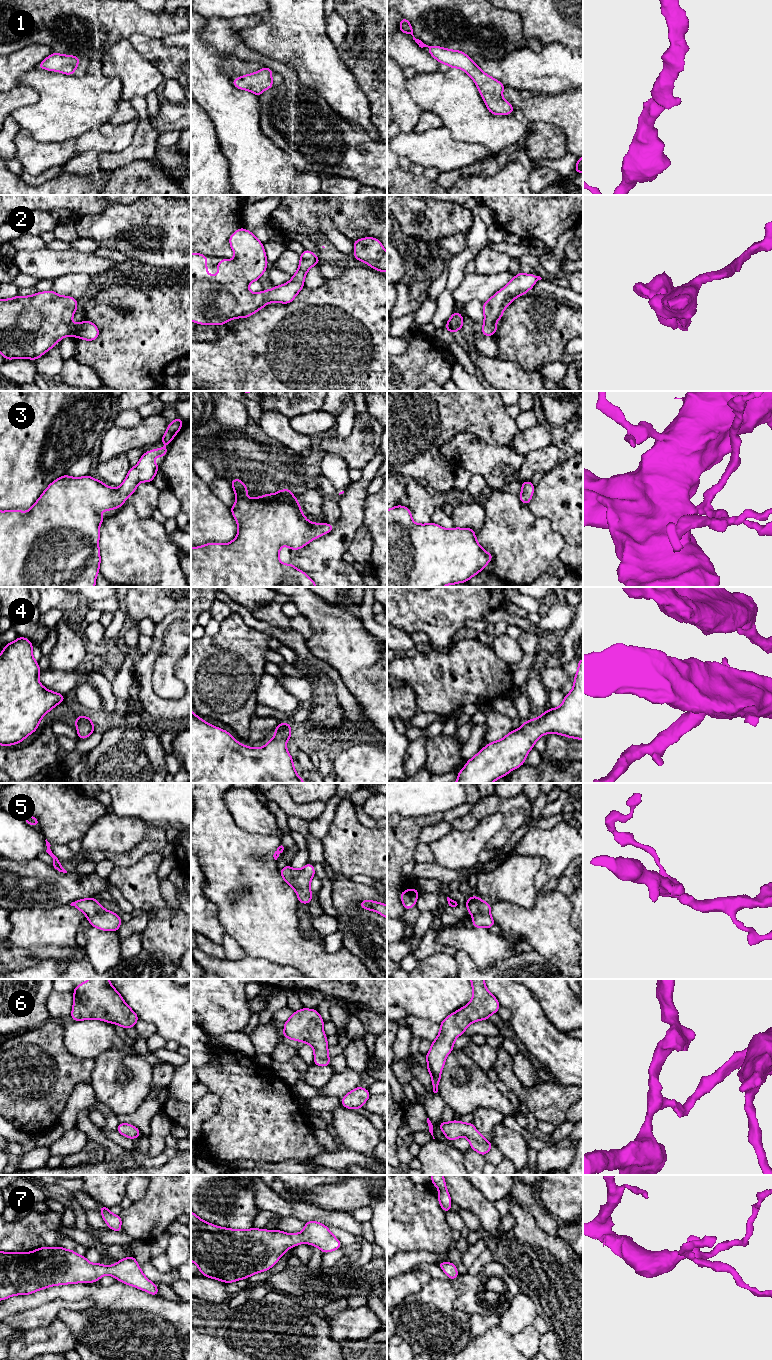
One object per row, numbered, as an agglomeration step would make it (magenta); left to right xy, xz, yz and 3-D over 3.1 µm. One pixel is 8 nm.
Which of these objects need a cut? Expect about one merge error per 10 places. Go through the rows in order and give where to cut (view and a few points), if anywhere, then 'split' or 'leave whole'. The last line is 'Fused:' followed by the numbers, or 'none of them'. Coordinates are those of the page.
1: no cut; leave whole
2: no cut; leave whole
3: no cut; leave whole
4: no cut; leave whole
5: no cut; leave whole
6: no cut; leave whole
7: no cut; leave whole
Fused: none of them

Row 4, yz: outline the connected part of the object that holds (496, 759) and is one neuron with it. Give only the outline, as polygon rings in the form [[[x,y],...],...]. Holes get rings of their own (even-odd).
[[[583,659],[578,660],[573,689],[564,696],[560,707],[551,708],[540,717],[524,721],[519,729],[512,730],[501,740],[487,744],[467,761],[464,768],[457,773],[458,780],[454,783],[492,783],[506,776],[510,771],[524,764],[529,751],[543,734],[550,733],[583,740]]]

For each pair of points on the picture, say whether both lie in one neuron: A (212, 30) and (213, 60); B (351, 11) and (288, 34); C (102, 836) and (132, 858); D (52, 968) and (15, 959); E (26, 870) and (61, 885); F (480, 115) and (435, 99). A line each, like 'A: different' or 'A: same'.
A: different
B: different
C: different
D: different
E: same
F: same

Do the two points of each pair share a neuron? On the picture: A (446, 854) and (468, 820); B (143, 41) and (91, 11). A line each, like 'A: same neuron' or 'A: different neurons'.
A: different neurons
B: different neurons

